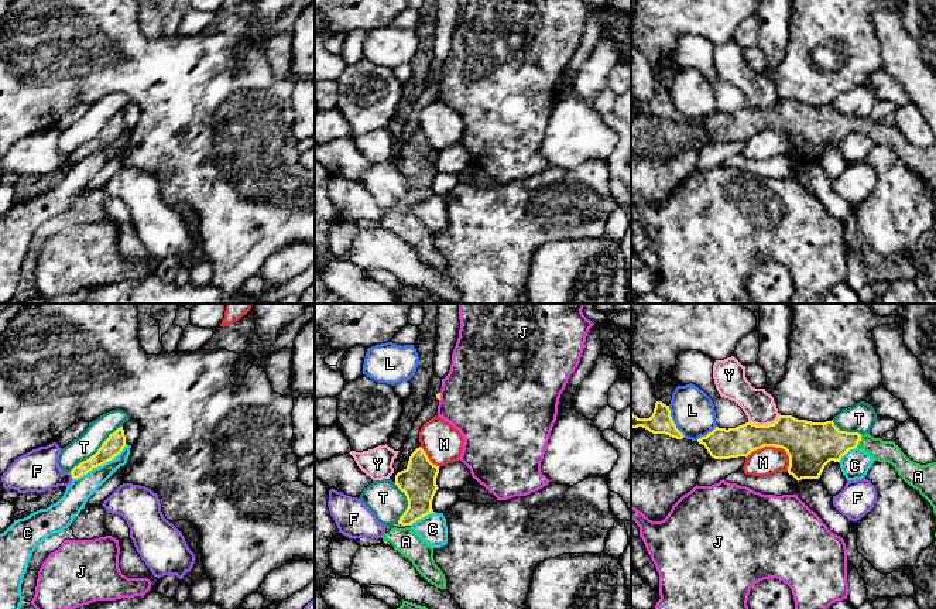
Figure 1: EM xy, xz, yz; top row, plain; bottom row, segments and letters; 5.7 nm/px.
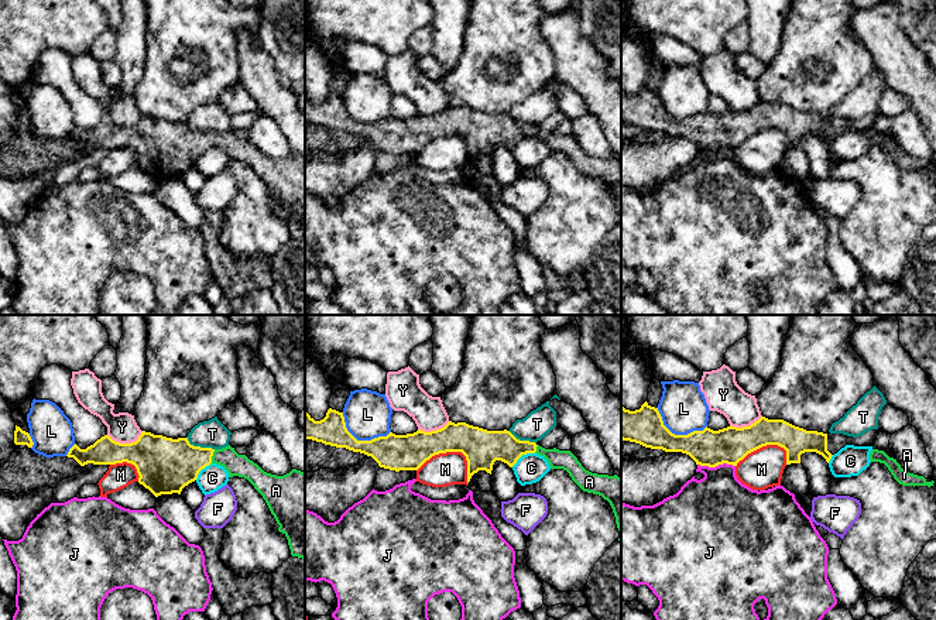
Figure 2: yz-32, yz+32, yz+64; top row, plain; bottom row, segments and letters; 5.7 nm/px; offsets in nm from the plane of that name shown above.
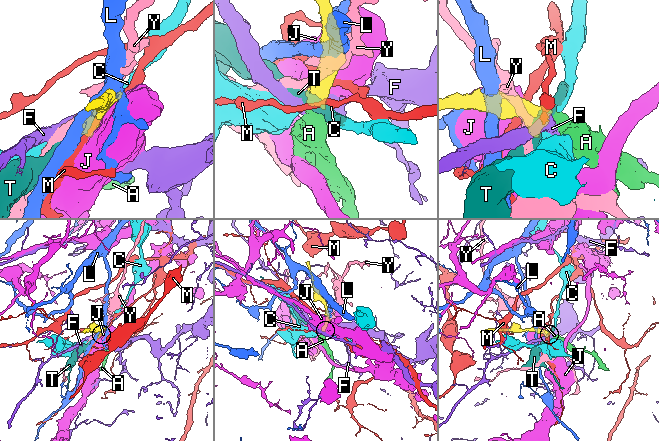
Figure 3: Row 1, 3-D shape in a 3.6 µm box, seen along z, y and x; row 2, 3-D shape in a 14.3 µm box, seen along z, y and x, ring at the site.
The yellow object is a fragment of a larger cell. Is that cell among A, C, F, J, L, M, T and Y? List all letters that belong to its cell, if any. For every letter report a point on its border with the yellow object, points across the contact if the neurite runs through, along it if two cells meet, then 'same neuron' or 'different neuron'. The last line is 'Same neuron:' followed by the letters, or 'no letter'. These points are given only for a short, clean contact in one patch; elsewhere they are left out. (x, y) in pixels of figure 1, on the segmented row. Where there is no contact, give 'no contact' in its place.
A: contact yz (860, 440); way yz (816, 444), (860, 440), (883, 451); same neuron
C: contact xy (100, 465); border xy (126, 444), (110, 459), (74, 479); different neuron
F: contact xy (72, 476); border xy (69, 472), (72, 479); different neuron
J: contact xz (439, 397); different neuron
L: contact yz (672, 421); different neuron
M: contact yz (775, 447); border yz (746, 457), (764, 447), (781, 447), (788, 457), (788, 471); different neuron
T: contact xy (98, 451); border xy (122, 426), (93, 454), (69, 471); different neuron
Y: contact yz (764, 426); different neuron
Same neuron: A

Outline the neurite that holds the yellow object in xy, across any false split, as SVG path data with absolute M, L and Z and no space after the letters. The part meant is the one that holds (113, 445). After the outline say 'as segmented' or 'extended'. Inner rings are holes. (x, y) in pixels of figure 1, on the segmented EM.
M123 427L117 428L109 438L102 444L95 455L80 462L71 471L72 479L78 479L93 468L102 466L106 462L114 459L126 447L126 435Z; as segmented

